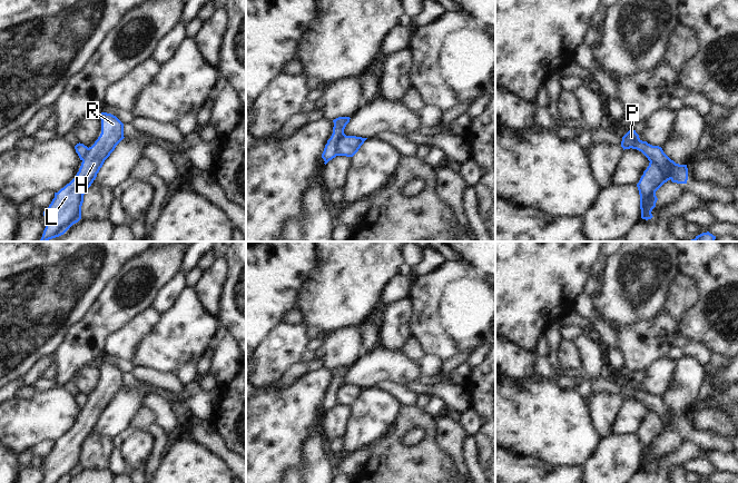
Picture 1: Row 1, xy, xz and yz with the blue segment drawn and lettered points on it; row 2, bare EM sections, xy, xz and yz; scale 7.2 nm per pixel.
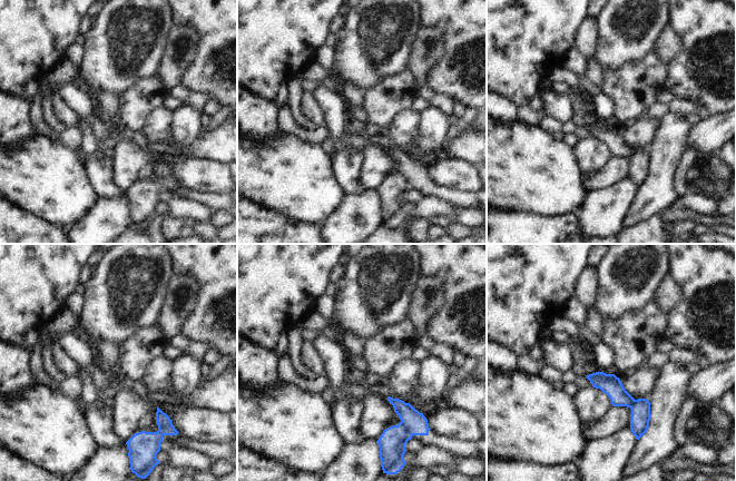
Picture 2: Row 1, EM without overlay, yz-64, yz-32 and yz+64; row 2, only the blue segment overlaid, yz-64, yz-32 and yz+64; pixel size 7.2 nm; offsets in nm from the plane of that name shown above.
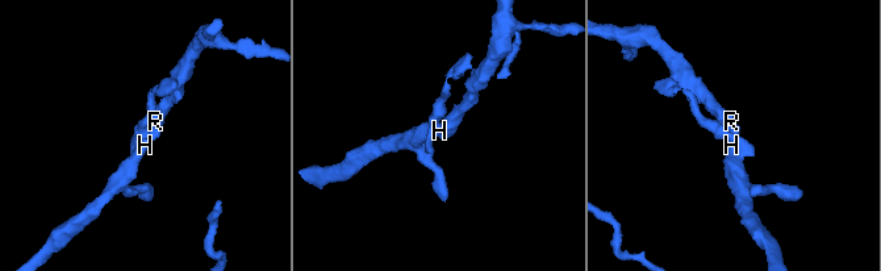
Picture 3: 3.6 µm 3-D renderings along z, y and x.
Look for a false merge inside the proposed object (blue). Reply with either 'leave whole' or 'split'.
split

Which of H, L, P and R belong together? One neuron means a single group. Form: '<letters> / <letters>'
H L R / P

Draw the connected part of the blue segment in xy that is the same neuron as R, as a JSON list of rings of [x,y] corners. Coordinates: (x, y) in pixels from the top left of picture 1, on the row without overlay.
[[[101,362],[101,383],[82,404],[82,412],[76,426],[55,442],[49,456],[43,461],[43,483],[65,483],[81,469],[83,444],[97,426],[105,410],[125,387],[124,373],[114,364]]]

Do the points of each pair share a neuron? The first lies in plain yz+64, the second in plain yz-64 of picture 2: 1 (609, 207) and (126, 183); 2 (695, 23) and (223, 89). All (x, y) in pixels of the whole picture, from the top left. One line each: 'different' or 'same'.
1: different
2: same

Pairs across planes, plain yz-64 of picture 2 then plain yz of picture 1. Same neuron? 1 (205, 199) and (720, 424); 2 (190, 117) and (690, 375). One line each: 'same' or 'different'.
1: different
2: same

